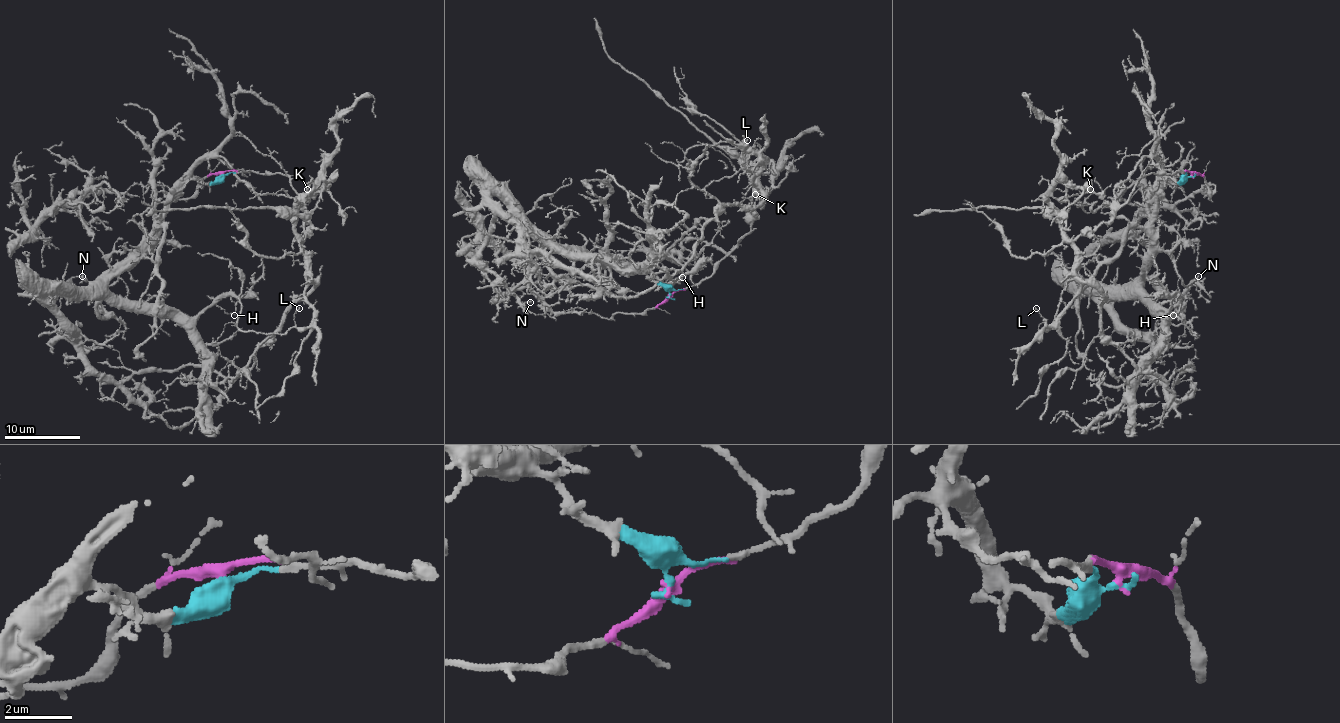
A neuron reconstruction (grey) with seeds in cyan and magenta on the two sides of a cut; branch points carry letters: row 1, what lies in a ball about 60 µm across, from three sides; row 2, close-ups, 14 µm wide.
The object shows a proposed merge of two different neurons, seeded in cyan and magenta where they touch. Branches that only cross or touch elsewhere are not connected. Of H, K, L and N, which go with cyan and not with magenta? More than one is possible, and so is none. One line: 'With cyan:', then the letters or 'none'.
With cyan: H, N

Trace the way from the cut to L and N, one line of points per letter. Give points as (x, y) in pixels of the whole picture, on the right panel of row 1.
L: (1191, 176), (1176, 171), (1140, 178), (1111, 216), (1073, 243), (1077, 296), (1049, 327), (1035, 308)
N: (1191, 176), (1167, 176), (1146, 271), (1130, 287), (1091, 287), (1111, 300), (1140, 279), (1180, 294), (1199, 275)

